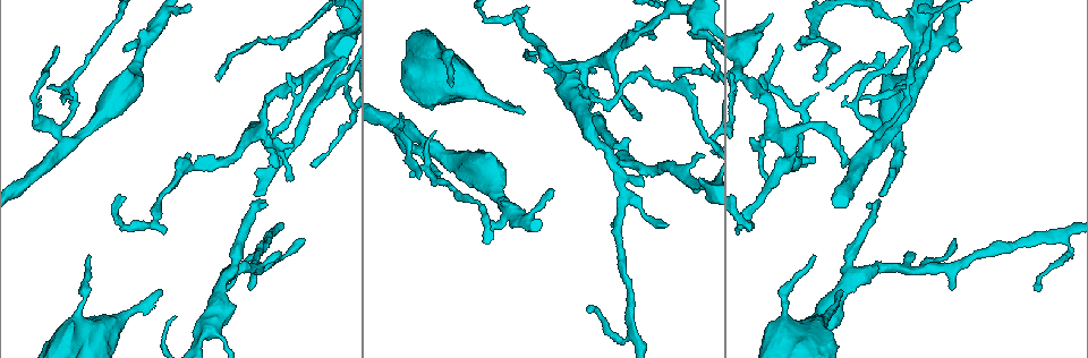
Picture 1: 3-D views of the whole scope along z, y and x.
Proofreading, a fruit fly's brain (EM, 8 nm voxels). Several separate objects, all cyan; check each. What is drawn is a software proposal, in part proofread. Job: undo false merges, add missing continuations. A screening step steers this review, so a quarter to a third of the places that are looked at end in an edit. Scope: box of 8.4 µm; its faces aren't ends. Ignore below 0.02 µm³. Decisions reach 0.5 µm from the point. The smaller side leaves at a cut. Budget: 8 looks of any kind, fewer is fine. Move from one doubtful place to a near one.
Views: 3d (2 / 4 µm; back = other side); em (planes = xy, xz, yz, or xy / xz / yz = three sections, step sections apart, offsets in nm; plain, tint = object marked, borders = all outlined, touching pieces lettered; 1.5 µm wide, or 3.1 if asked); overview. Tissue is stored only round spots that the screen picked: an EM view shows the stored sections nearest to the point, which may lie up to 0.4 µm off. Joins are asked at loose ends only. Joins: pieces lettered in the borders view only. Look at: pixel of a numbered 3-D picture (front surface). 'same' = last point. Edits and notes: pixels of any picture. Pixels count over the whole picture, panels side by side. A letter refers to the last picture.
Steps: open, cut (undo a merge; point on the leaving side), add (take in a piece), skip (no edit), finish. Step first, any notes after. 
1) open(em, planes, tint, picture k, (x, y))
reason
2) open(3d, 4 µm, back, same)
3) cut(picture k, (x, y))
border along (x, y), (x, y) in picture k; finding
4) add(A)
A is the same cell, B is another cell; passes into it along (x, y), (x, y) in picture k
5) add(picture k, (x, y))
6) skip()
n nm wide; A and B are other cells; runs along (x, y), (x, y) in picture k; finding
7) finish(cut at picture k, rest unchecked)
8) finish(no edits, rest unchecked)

open(3d, 4 µm, back, picture 1, (518, 18))
abrupt turn

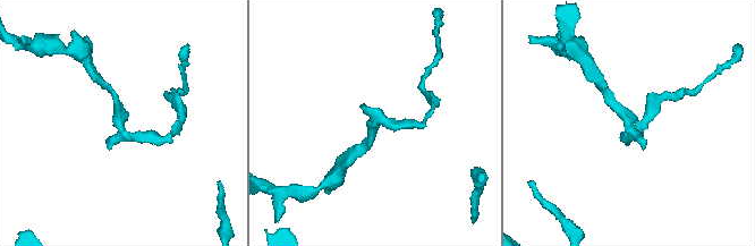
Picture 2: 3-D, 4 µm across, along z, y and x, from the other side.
open(em, xy, step 8, plain, picture 2, (382, 116))

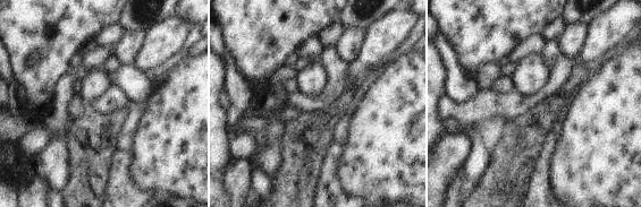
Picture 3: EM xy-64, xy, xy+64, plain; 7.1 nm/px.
open(em, xy, step 8, borders, same)

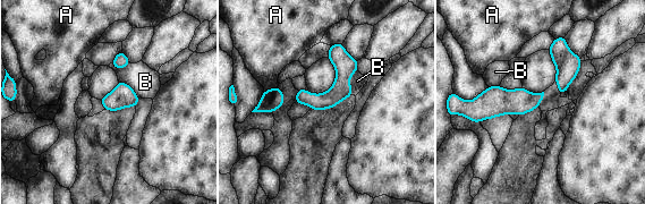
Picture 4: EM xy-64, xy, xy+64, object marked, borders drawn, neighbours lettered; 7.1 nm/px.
skip()
120 nm wide; A and B are other cells; runs along (339, 45), (341, 84), (325, 100), (298, 100) in picture 4; one neuron here

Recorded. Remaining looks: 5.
open(em, yz, step 4, borders, picture 1, (91, 257))

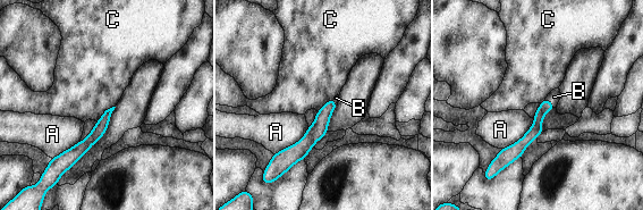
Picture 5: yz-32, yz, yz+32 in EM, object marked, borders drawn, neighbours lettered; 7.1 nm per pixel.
add(picture 5, (553, 97))
A touches over 340 nm; B is the same cell, A and C are other cells; passes into it along (535, 131), (551, 102), (553, 97) in picture 5; it goes on there

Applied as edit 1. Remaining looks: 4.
open(overview)
see it whole again

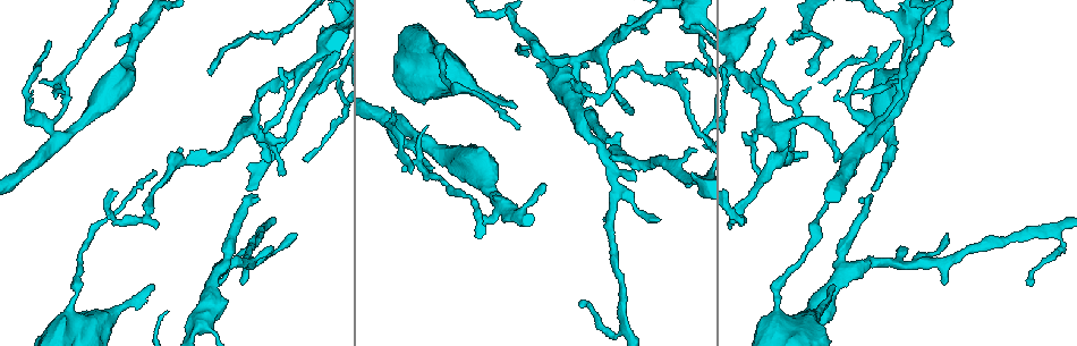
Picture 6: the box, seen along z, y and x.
open(3d, 4 µm, picture 6, (660, 219))

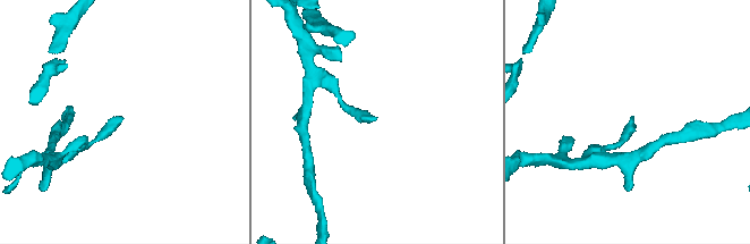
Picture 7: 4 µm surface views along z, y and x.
open(em, planes, borders, picture 7, (631, 118))

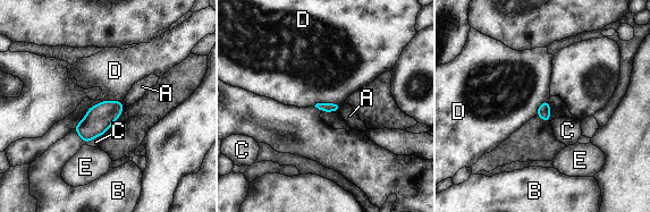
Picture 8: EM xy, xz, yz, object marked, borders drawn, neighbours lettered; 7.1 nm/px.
skip()
A, B, C, D and E are other cells; border along (340, 104), (315, 103), (313, 106) in picture 8; no lettered piece goes on from it

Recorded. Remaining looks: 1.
finish(add at picture 5, rest unchecked)

